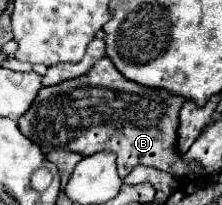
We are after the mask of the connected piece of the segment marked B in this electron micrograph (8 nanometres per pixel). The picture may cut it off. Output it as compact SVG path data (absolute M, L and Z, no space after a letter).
M109 57L99 59L89 75L69 79L65 83L43 87L33 107L19 119L19 129L37 143L43 153L69 149L81 155L113 151L117 155L117 171L125 177L133 167L147 165L169 171L175 177L187 173L203 175L205 167L197 161L187 161L177 149L179 111L185 97L165 89L141 87L125 79Z

